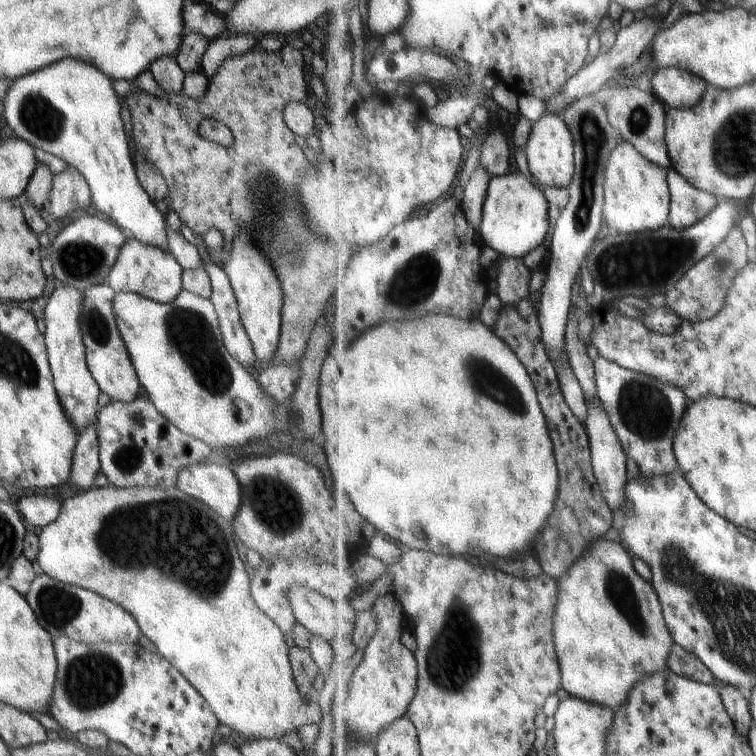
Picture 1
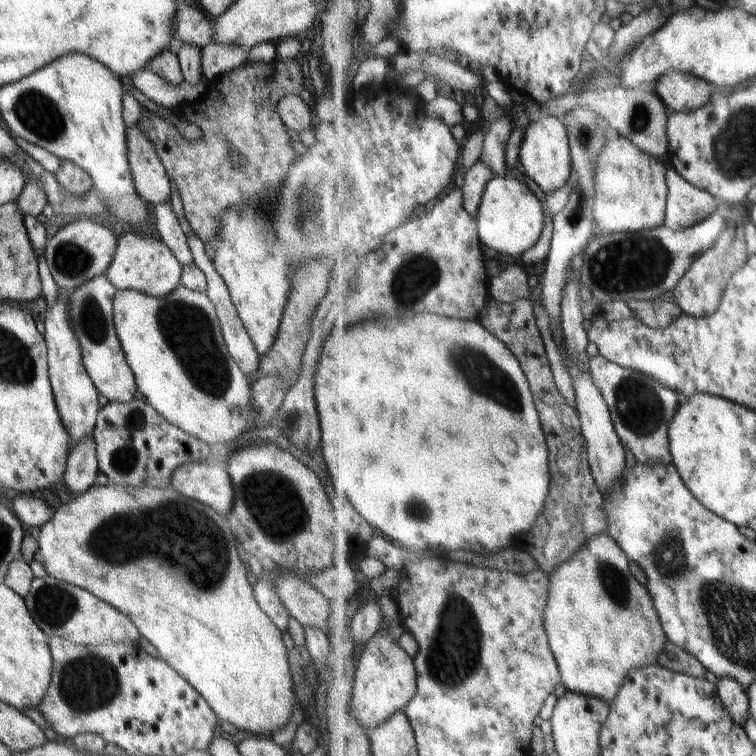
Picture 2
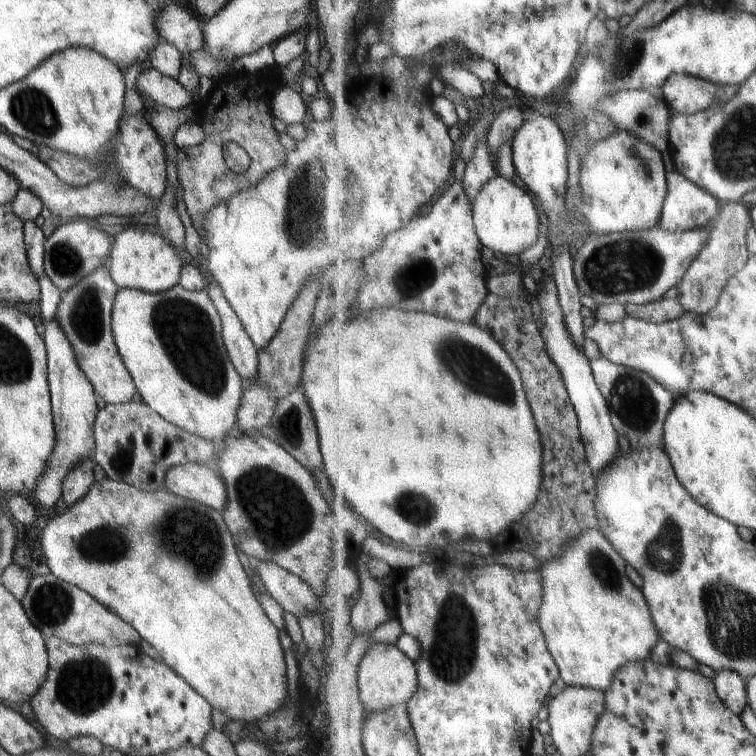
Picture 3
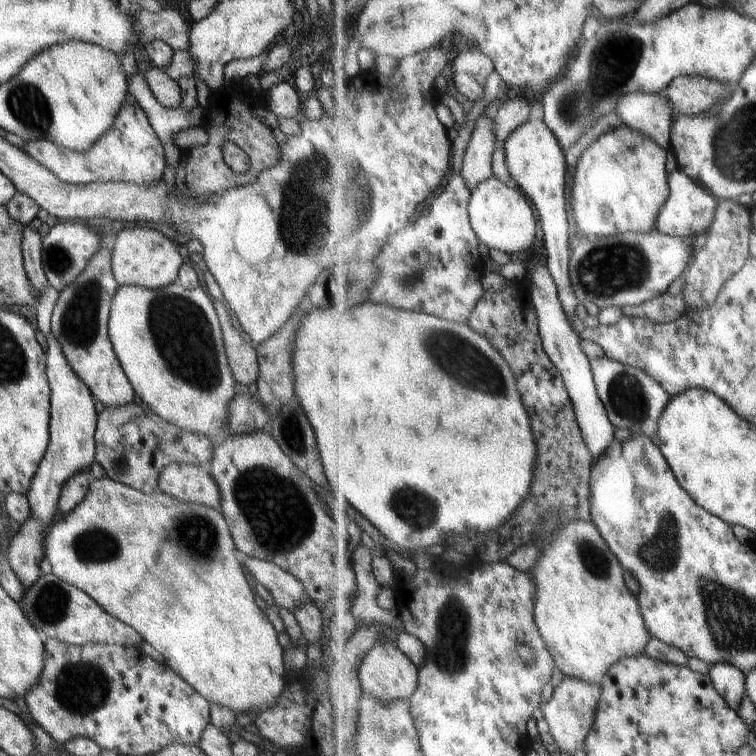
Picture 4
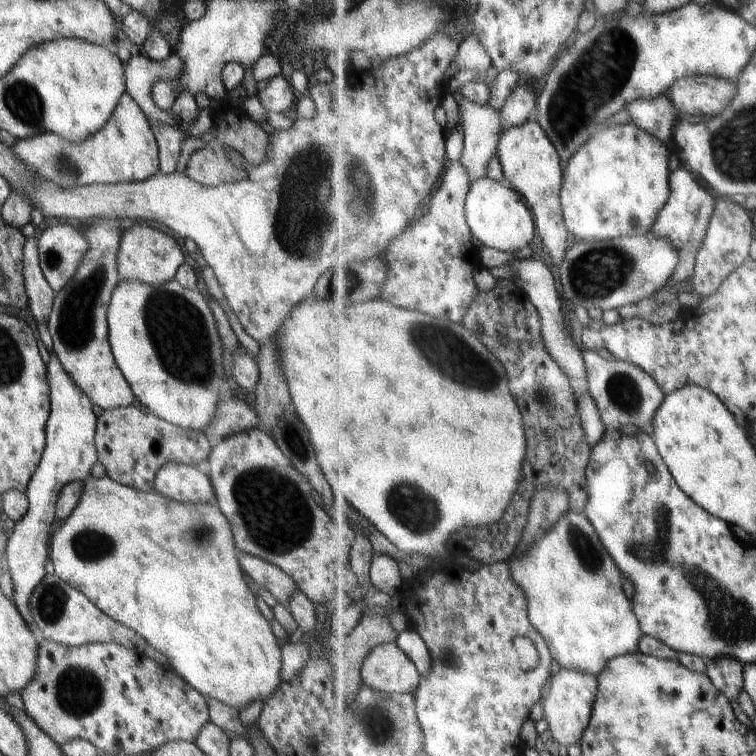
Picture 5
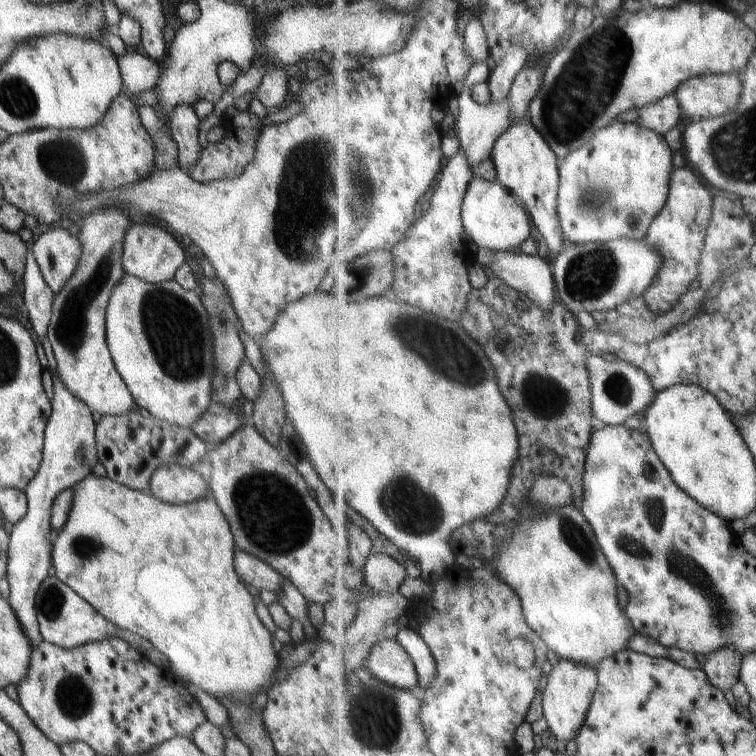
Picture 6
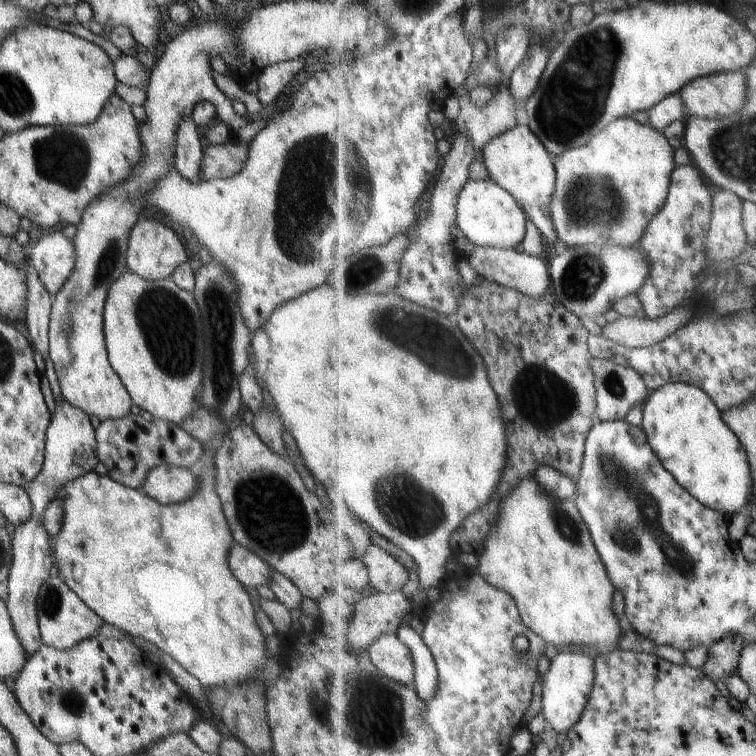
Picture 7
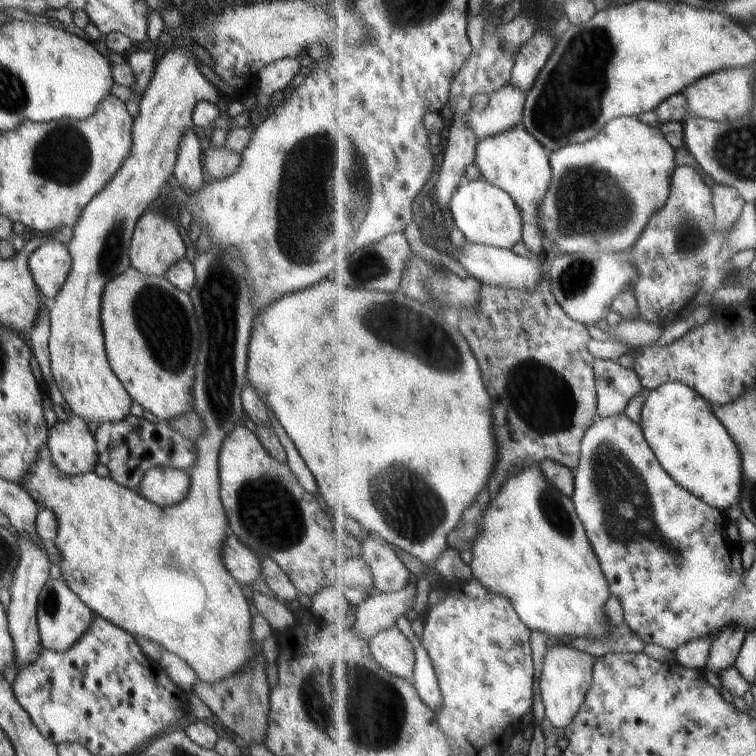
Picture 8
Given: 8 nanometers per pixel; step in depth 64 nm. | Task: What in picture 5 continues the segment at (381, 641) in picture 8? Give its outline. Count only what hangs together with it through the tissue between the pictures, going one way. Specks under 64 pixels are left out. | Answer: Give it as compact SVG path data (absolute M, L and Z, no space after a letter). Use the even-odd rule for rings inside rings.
M397 645L375 648L366 659L363 680L386 694L414 694L422 684L423 674L416 663Z

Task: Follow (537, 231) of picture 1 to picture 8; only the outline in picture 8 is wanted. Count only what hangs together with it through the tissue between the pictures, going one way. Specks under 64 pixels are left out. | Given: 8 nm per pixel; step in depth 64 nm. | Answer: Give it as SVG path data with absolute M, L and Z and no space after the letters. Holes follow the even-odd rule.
M486 179L464 181L450 206L457 228L469 242L511 249L524 240L524 213L519 204L511 193Z

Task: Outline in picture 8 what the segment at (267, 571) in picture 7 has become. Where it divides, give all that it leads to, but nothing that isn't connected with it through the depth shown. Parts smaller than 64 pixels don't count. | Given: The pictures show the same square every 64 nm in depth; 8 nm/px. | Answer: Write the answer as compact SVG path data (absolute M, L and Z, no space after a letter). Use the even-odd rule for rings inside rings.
M234 534L226 536L222 546L222 564L230 572L230 576L243 586L254 586L261 578L262 566L256 558L256 553L240 542Z

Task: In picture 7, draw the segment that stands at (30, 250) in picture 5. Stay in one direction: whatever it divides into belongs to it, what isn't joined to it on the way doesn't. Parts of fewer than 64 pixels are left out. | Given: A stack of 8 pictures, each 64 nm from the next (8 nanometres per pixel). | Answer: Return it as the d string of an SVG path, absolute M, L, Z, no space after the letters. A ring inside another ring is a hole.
M33 265L25 268L27 296L25 297L26 326L32 346L38 350L46 362L49 358L49 319L55 296L50 294L37 276Z

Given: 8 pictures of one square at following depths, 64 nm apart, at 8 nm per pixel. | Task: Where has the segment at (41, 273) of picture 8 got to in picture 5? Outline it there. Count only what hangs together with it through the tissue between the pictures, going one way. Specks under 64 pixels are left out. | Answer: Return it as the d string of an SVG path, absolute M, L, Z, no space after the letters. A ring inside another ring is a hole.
M64 221L46 229L37 238L39 263L54 293L62 290L76 274L88 240L81 229L76 230Z

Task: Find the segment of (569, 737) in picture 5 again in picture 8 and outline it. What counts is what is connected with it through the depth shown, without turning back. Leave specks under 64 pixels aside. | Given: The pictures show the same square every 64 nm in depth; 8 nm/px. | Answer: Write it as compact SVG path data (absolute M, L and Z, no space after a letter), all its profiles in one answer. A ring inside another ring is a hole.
M561 644L548 649L545 657L540 688L546 708L546 717L559 730L566 730L575 722L588 698L591 684L595 679L595 656L574 646Z

